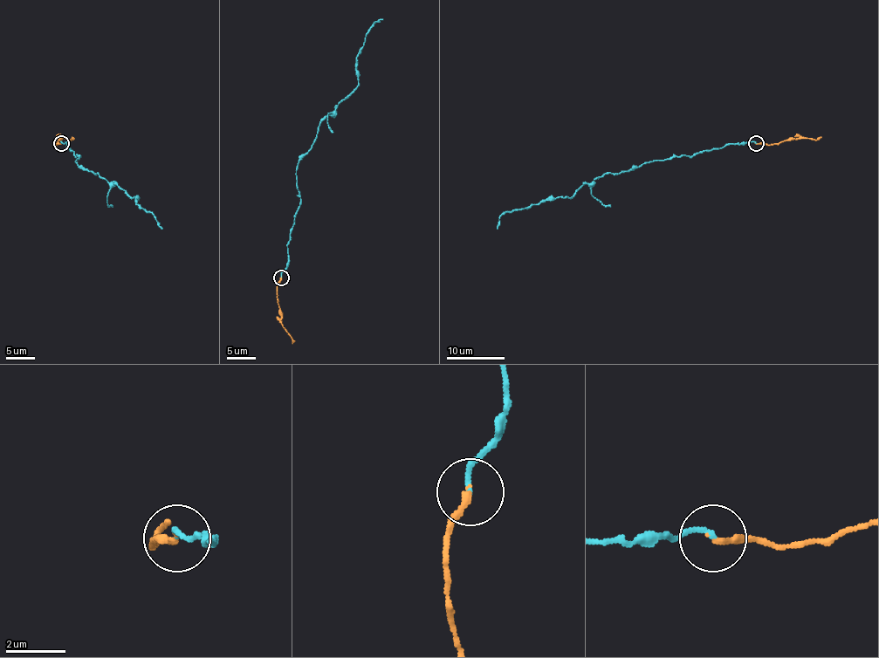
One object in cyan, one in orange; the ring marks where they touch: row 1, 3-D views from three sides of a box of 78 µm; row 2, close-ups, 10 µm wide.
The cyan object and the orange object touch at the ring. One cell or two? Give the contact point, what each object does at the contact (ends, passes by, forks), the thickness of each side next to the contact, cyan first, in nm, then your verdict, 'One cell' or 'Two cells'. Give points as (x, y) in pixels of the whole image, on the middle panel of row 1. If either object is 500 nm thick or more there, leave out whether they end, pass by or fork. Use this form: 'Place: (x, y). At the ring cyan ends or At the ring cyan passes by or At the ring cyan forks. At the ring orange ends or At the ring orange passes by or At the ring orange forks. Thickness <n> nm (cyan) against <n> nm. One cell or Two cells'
Place: (281, 277). At the ring cyan ends. At the ring orange ends. Thickness 160 nm (cyan) against 240 nm. One cell

